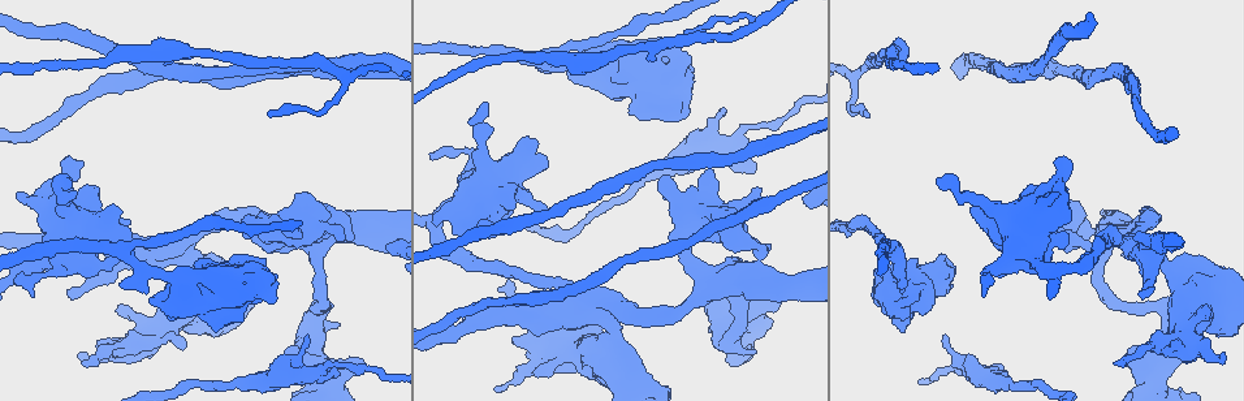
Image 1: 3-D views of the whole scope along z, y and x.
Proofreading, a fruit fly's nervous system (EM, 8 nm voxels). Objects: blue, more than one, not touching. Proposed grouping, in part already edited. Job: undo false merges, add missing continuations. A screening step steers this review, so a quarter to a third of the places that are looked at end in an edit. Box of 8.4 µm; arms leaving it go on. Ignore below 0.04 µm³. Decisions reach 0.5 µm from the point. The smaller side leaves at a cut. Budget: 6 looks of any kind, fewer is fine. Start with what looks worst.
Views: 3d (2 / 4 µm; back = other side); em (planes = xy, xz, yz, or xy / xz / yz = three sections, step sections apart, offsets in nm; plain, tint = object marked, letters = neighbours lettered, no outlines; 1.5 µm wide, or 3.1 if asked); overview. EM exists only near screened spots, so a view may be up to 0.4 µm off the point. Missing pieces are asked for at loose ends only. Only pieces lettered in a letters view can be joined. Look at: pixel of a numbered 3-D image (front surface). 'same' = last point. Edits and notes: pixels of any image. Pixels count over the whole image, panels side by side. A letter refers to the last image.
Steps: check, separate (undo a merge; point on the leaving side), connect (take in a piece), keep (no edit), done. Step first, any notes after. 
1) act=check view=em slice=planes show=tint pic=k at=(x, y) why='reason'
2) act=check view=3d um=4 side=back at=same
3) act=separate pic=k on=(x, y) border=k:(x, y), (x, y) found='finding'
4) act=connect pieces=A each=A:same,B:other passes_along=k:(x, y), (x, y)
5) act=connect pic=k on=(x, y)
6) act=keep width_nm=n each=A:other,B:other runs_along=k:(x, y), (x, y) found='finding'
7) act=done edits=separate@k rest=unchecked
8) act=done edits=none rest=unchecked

act=check view=em slice=xz step=8 show=tint pic=1 at=(582, 297)

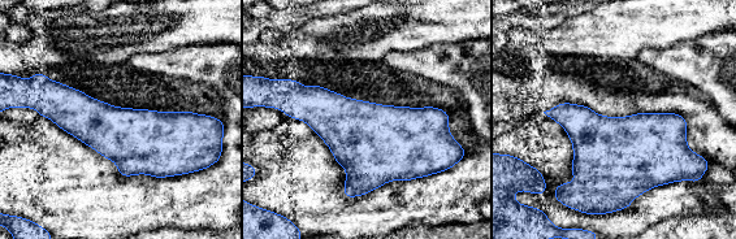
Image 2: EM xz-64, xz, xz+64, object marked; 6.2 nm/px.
act=check view=em slice=planes show=letters at=same

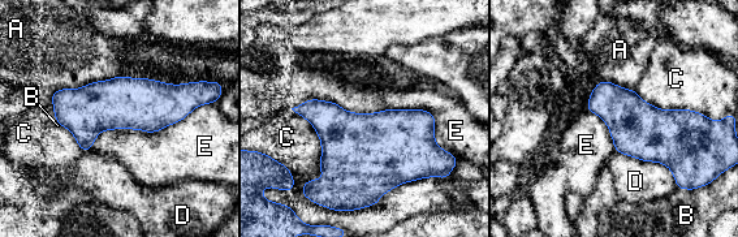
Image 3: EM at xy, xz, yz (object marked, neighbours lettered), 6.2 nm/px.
act=keep longest_contact=E:1050nm each=A:other,B:other,C:other,D:other,E:other found='all the same neuron'

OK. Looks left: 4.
act=check view=em slice=planes show=letters pic=1 at=(218, 322) why='an open end'

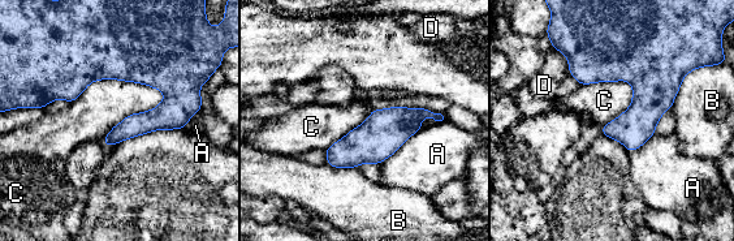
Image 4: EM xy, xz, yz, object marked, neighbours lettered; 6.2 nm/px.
act=keep width_nm=140 longest_contact=C:600nm each=A:other,B:other,C:other,D:other found='no lettered piece goes on from it'

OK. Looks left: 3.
act=check view=em slice=xz step=8 show=letters pic=1 at=(339, 373) why='branch stops here'

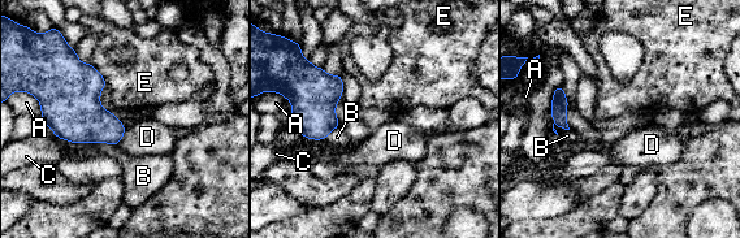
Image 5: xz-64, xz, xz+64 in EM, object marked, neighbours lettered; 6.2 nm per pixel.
act=keep each=A:other,B:other,C:other,D:other,E:other border=5:(90, 63), (107, 83) found='none of them fits'

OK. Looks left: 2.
act=done edits=none rest=unchecked

